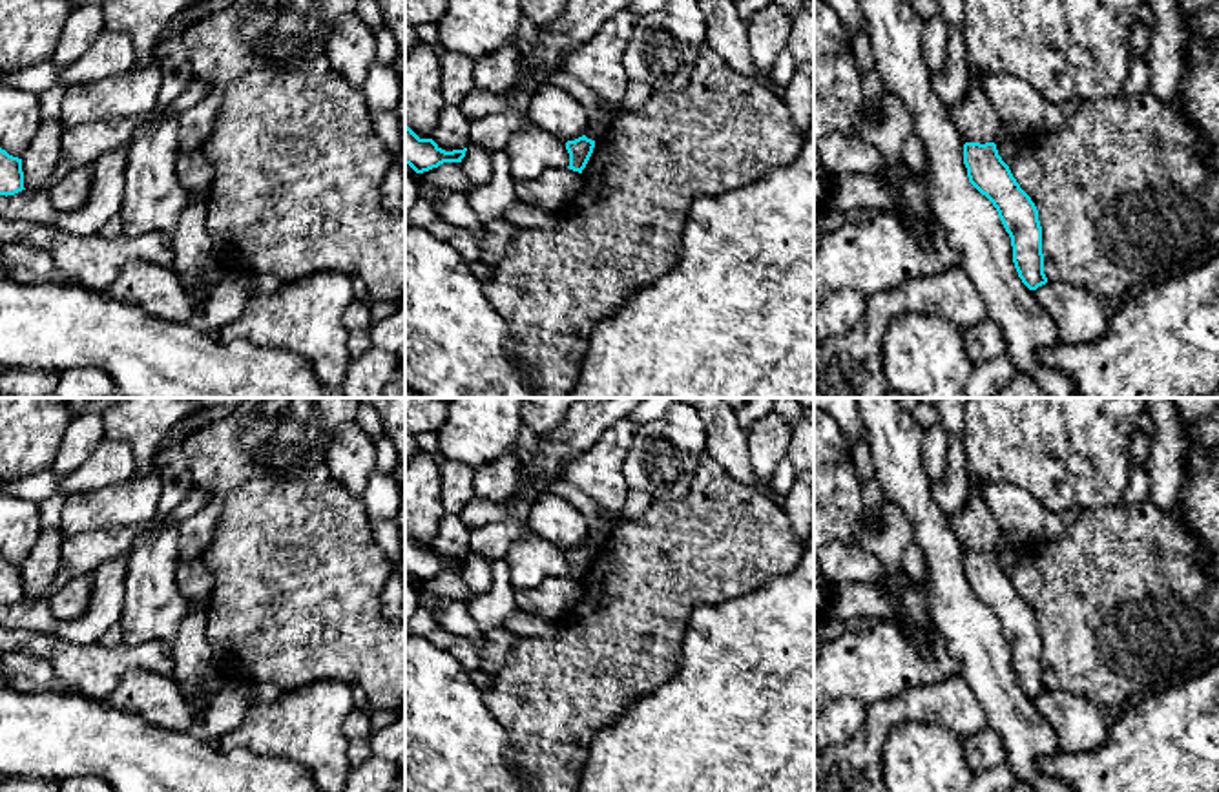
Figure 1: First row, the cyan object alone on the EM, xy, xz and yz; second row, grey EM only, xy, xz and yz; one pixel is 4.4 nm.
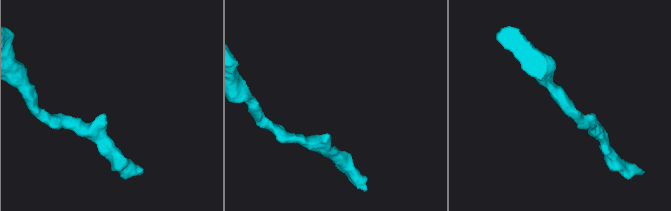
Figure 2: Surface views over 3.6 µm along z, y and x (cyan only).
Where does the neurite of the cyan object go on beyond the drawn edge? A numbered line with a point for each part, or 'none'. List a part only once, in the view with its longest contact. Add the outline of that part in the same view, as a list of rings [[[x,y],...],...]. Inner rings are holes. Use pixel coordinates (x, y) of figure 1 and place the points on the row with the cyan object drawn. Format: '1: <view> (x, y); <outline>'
none

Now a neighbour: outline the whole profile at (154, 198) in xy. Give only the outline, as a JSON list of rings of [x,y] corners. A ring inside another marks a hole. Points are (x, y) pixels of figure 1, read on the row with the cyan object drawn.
[[[159,111],[126,144],[124,195],[119,215],[128,235],[161,234],[172,243],[190,193],[177,179],[179,113]]]

